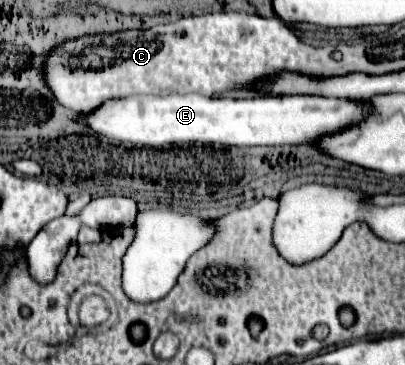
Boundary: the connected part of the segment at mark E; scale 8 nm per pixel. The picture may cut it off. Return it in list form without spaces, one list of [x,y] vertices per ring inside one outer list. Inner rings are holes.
[[[200,95],[168,97],[126,97],[104,103],[96,113],[86,113],[84,123],[96,133],[128,141],[130,145],[162,147],[174,143],[216,143],[216,145],[306,145],[334,135],[372,115],[368,101],[288,95],[258,99],[212,99]]]

